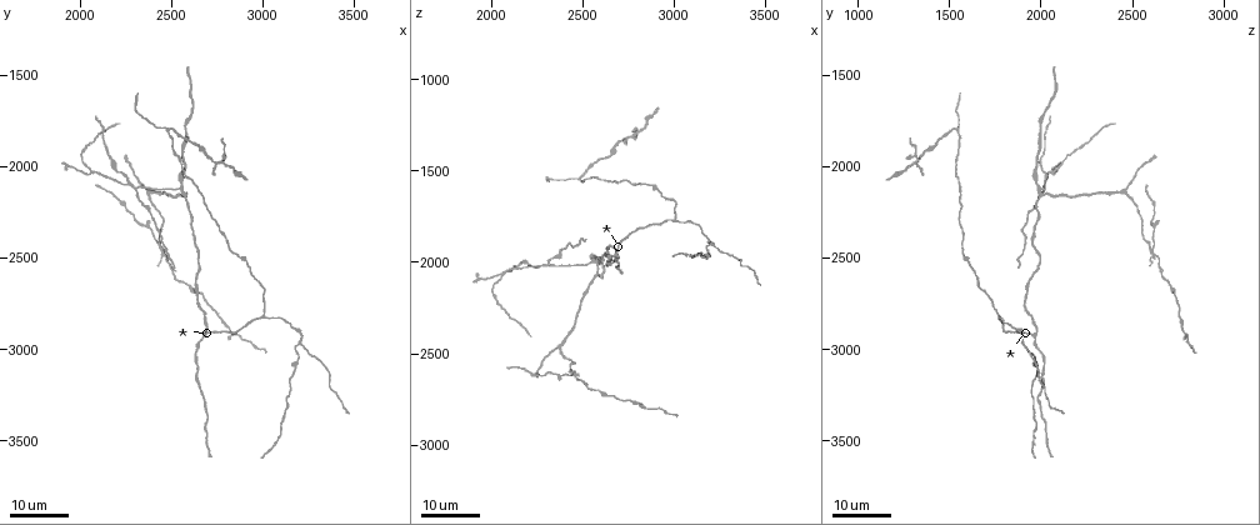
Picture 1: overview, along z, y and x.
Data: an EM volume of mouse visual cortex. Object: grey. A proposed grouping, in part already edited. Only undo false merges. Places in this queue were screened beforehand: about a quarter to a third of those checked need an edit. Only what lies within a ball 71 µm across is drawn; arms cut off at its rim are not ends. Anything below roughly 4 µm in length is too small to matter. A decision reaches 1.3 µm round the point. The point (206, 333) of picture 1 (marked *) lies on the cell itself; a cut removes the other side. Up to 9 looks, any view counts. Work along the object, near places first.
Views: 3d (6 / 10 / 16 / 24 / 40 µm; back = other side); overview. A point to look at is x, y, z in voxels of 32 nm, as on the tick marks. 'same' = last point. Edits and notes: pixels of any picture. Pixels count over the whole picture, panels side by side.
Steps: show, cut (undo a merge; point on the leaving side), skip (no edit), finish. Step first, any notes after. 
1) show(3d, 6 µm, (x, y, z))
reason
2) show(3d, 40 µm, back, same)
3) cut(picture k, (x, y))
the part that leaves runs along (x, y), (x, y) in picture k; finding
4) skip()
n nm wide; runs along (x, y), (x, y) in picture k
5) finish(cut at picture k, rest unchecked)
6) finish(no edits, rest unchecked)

show(3d, 24 µm, (2680, 2940, 1980))
two arms in line, one across

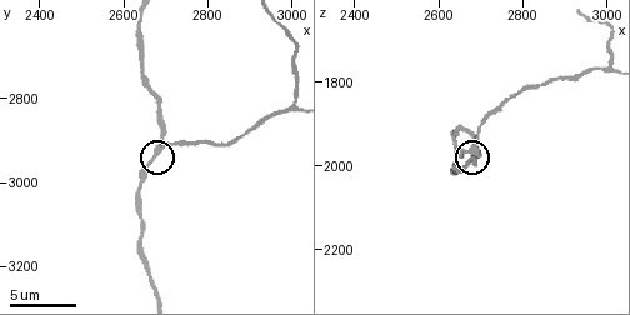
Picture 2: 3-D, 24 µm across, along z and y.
show(3d, 6 µm, (2675, 2920, 1970))

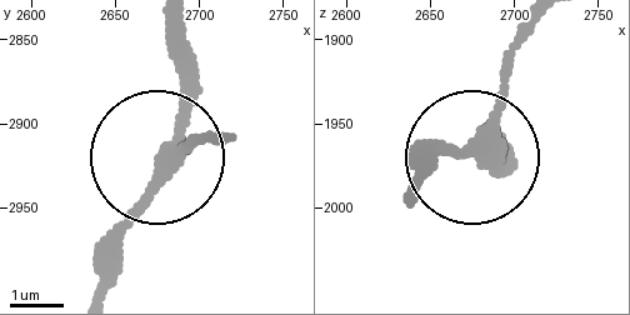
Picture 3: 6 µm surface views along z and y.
skip()
280 nm wide; runs along (193, 140), (156, 158), (148, 208), (103, 270) in picture 3; one cell here

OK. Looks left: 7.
show(3d, 6 µm, (3010, 2825, 1765))
three-way junction

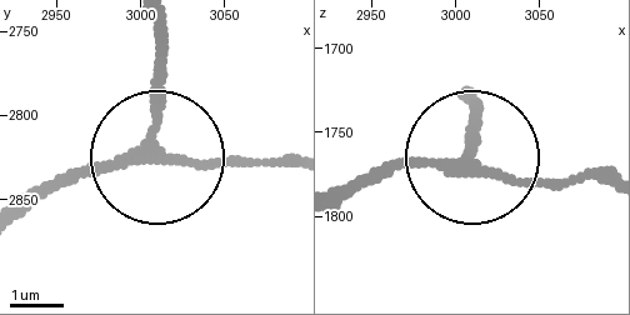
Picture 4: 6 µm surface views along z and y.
skip()
200 nm wide; runs along (33, 205), (168, 151), (288, 165) in picture 4; continuous, no second cell

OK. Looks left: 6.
show(3d, 24 µm, (3220, 2980, 1900))
arms part here

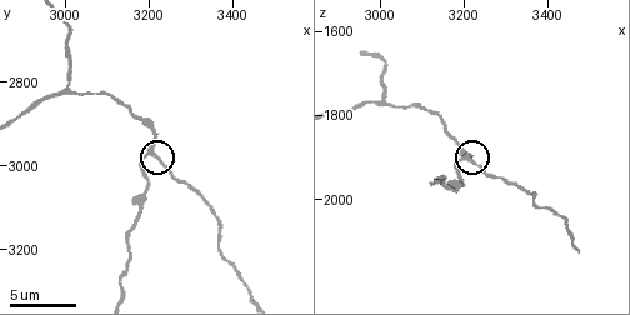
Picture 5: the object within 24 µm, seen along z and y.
show(3d, 6 µm, (3205, 2975, 1905))

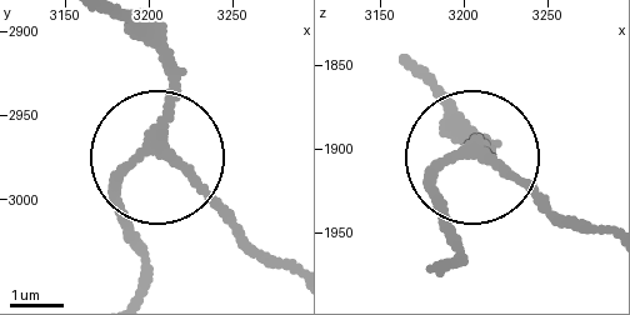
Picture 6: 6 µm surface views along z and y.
skip()
side arm 19 µm; runs along (433, 91), (553, 221) in picture 6; continuous, no second cell

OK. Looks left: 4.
show(3d, 24 µm, (2460, 1800, 1560))
arms part here

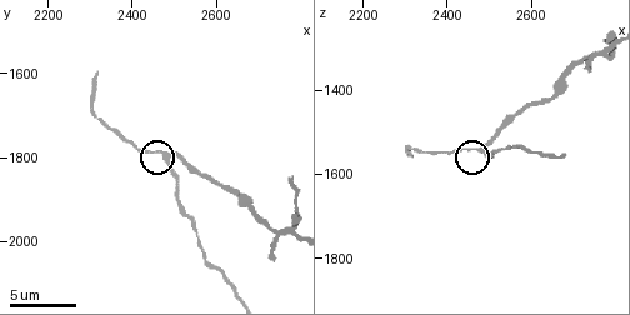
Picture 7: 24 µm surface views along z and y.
show(3d, 6 µm, (2485, 1790, 1540))

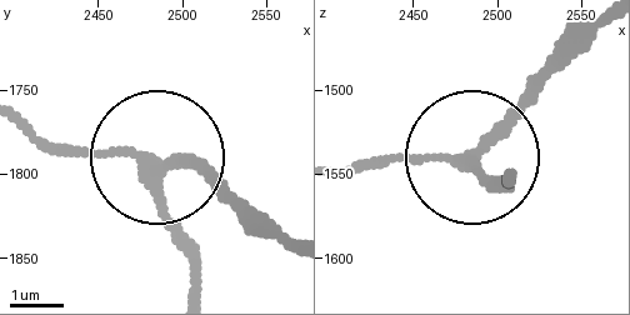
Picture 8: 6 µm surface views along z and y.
cut(picture 8, (213, 188))
side arm 10 µm; the part that leaves runs along (166, 170), (216, 175), (283, 224) in picture 8; two cells meet here

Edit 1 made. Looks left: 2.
finish(cut at picture 8, rest unchecked)

